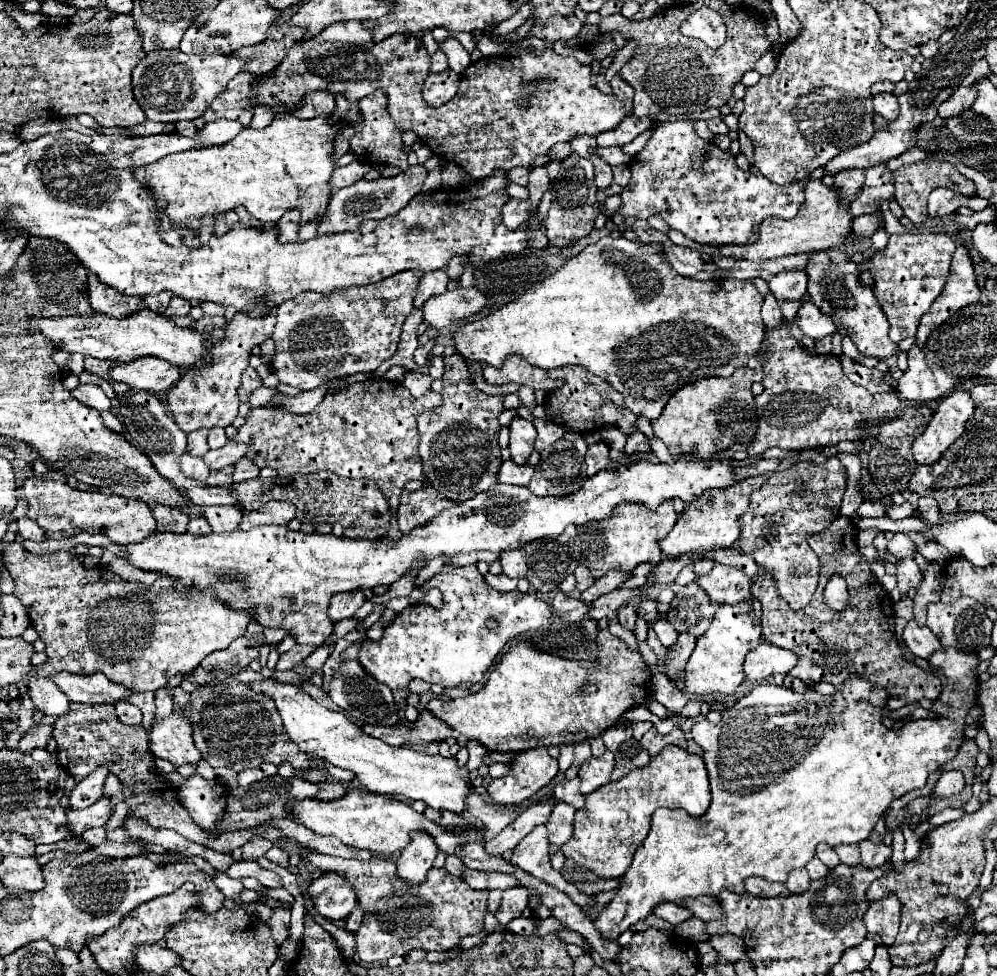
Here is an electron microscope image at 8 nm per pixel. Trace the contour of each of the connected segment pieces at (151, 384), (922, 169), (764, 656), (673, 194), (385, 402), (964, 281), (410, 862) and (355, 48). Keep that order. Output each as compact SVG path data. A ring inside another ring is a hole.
M145 356L133 362L121 362L119 366L111 368L111 378L127 382L135 390L165 392L179 378L179 368L169 366L169 362L161 358Z
M925 158L921 162L913 162L907 166L901 166L897 170L893 170L893 186L895 186L895 202L903 208L903 214L913 222L913 224L921 224L927 218L927 196L931 194L931 190L943 186L943 188L951 188L963 196L973 196L975 194L975 182L965 178L955 166L943 162L943 160L935 160L935 158Z
M759 644L751 650L743 662L745 678L751 682L767 680L775 674L789 674L789 670L797 664L797 656L789 650L777 648L773 644Z
M673 120L663 122L655 128L643 152L635 154L631 160L631 182L621 194L623 204L613 214L613 224L619 226L629 218L647 220L659 214L669 228L683 232L697 244L749 244L757 240L757 226L771 216L793 218L803 202L803 182L795 180L791 184L773 184L761 174L741 172L735 164L731 152L719 150L713 142L701 140L693 130L695 120Z
M369 378L359 384L349 384L345 390L329 392L323 402L315 406L313 412L299 416L291 412L265 408L251 408L245 424L237 432L237 440L247 444L249 452L245 454L259 468L273 468L277 476L289 474L311 474L319 470L329 470L347 478L369 478L375 480L377 486L387 496L393 510L399 506L399 496L409 480L425 480L421 470L421 458L417 452L417 422L415 418L441 404L441 394L427 392L421 398L413 398L409 390L405 390L399 382L389 382L385 378Z
M957 246L953 260L951 260L951 274L941 298L933 302L933 306L923 314L919 330L917 330L917 346L925 346L931 332L937 330L947 318L957 314L957 310L965 308L967 304L979 302L981 292L977 286L977 278L973 272L973 264L965 246Z
M413 834L413 842L397 858L397 878L409 884L421 884L437 856L437 846L429 834Z
M335 22L329 24L317 36L313 36L311 40L297 42L283 58L283 62L273 72L265 74L265 78L257 80L249 72L237 74L237 78L233 78L227 84L227 88L213 100L213 104L207 106L207 110L199 116L199 120L207 124L217 118L231 118L241 122L243 126L249 126L253 120L253 112L259 104L267 106L273 112L295 112L301 108L303 96L317 90L331 92L335 96L341 94L349 102L361 100L363 96L373 94L375 90L383 90L389 100L387 112L401 132L415 132L433 150L435 156L455 162L467 174L481 180L495 170L507 172L515 166L529 168L537 154L547 152L557 142L569 142L573 136L581 134L597 136L599 132L611 130L621 122L621 118L631 114L633 106L631 100L619 100L617 96L607 96L595 90L589 82L591 76L589 64L581 64L575 56L559 56L551 48L523 50L519 56L493 56L473 62L467 76L461 78L461 88L455 94L455 98L443 106L429 106L423 98L423 82L431 72L429 66L431 66L429 52L423 48L421 40L411 34L393 34L383 42L375 44L373 34L367 28L363 28L359 22ZM519 98L529 100L529 106L521 108L517 104Z

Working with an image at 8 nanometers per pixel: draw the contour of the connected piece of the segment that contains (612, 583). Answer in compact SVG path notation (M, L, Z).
M609 572L609 574L605 574L605 576L601 576L599 580L595 580L595 584L593 584L591 588L587 588L585 592L581 592L579 598L585 600L585 602L593 602L593 600L597 600L599 596L615 590L625 578L627 578L625 572Z

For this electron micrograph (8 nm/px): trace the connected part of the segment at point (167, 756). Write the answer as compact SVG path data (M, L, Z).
M173 712L165 722L153 722L149 750L173 766L199 764L201 760L201 752L191 738L189 720L183 718L181 712Z

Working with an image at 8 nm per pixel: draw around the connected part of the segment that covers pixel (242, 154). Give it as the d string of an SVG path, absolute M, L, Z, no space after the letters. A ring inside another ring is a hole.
M277 114L267 128L255 130L245 128L237 138L221 146L191 148L177 154L169 154L155 164L133 168L137 182L145 184L155 200L167 200L165 214L175 228L197 228L197 220L203 214L219 214L233 210L235 206L245 206L249 214L263 224L275 224L285 210L303 210L303 222L313 220L317 214L325 214L331 190L329 178L335 168L331 162L331 140L335 136L337 124L329 116L317 116L313 120L297 120L293 114Z

